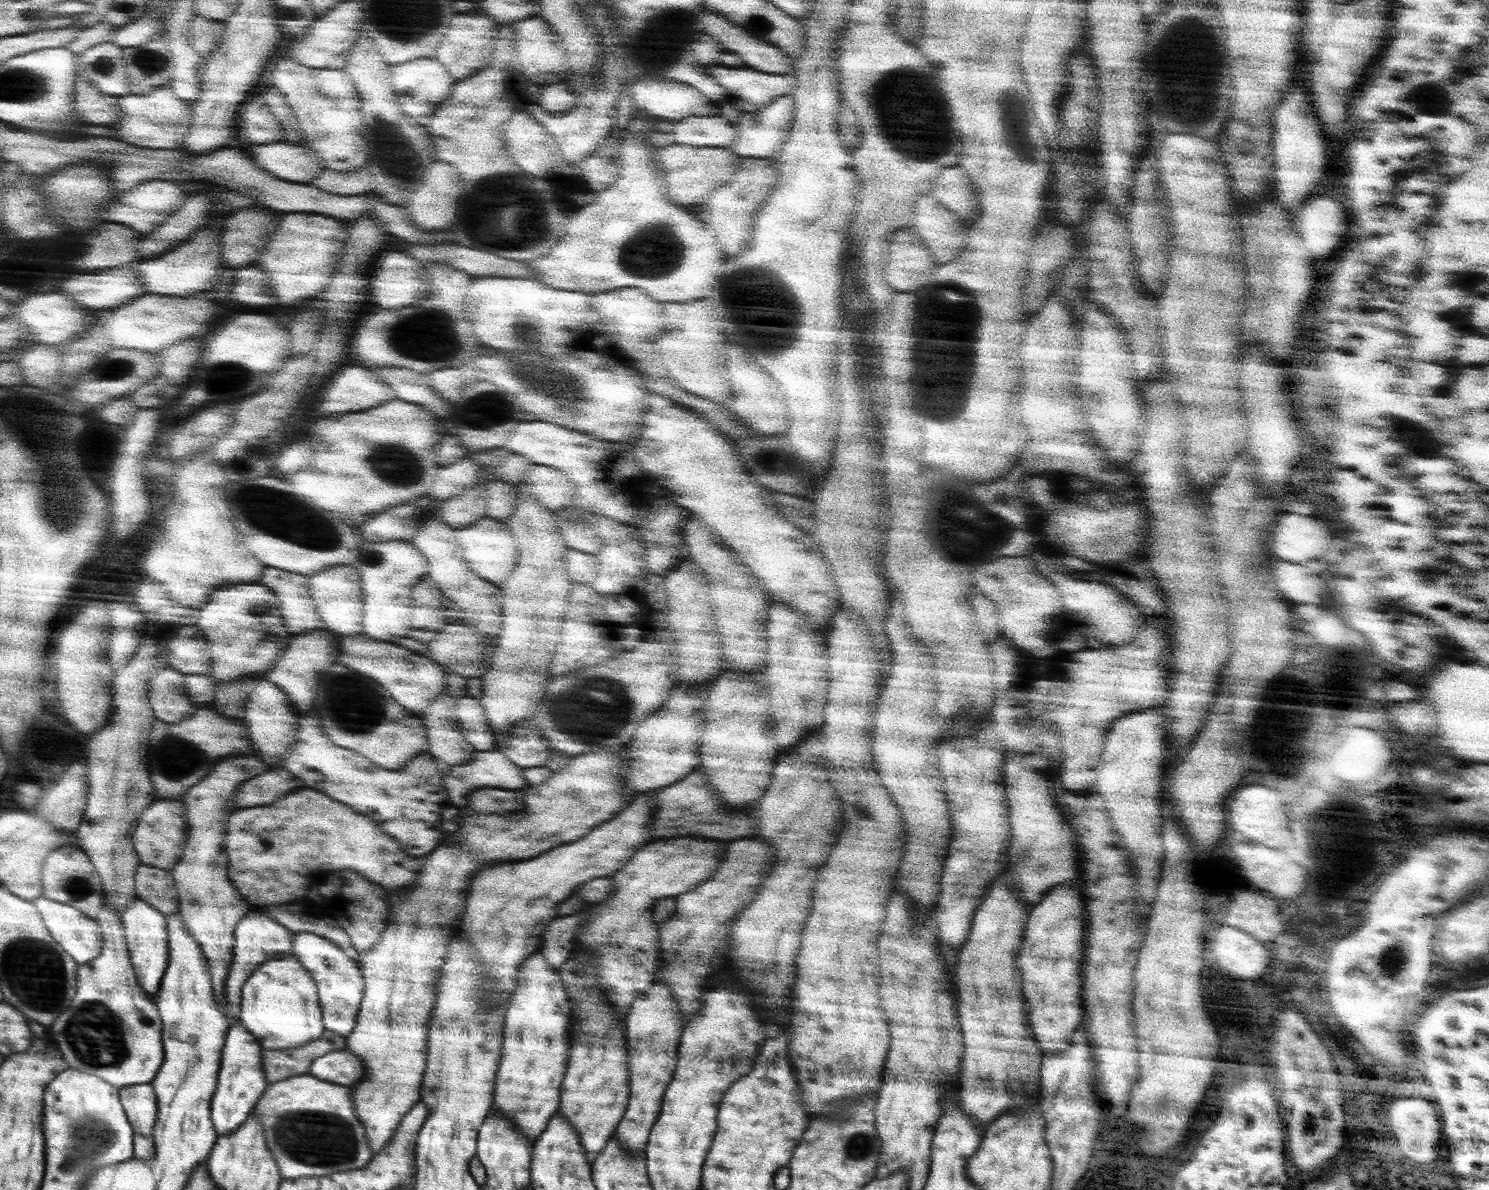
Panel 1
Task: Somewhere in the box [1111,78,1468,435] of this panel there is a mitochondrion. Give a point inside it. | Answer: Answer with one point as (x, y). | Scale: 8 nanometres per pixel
(1429, 101)

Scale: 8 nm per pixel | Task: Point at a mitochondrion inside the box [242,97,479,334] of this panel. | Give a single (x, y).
(388, 150)

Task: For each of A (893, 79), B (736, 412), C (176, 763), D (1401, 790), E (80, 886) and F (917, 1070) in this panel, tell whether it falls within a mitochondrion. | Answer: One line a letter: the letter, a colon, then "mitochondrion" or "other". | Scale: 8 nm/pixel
A: mitochondrion
B: other
C: mitochondrion
D: other
E: mitochondrion
F: other

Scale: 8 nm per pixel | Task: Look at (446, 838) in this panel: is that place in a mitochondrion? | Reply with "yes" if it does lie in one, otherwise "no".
no

